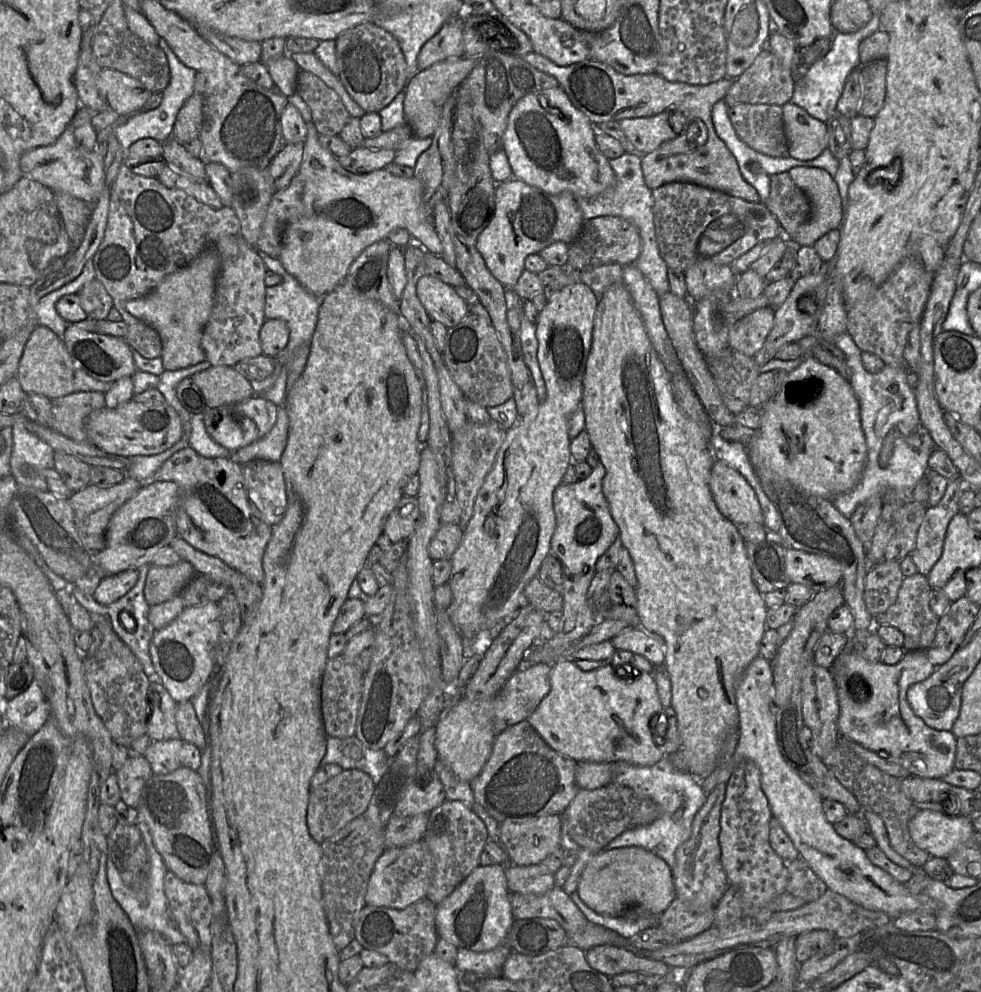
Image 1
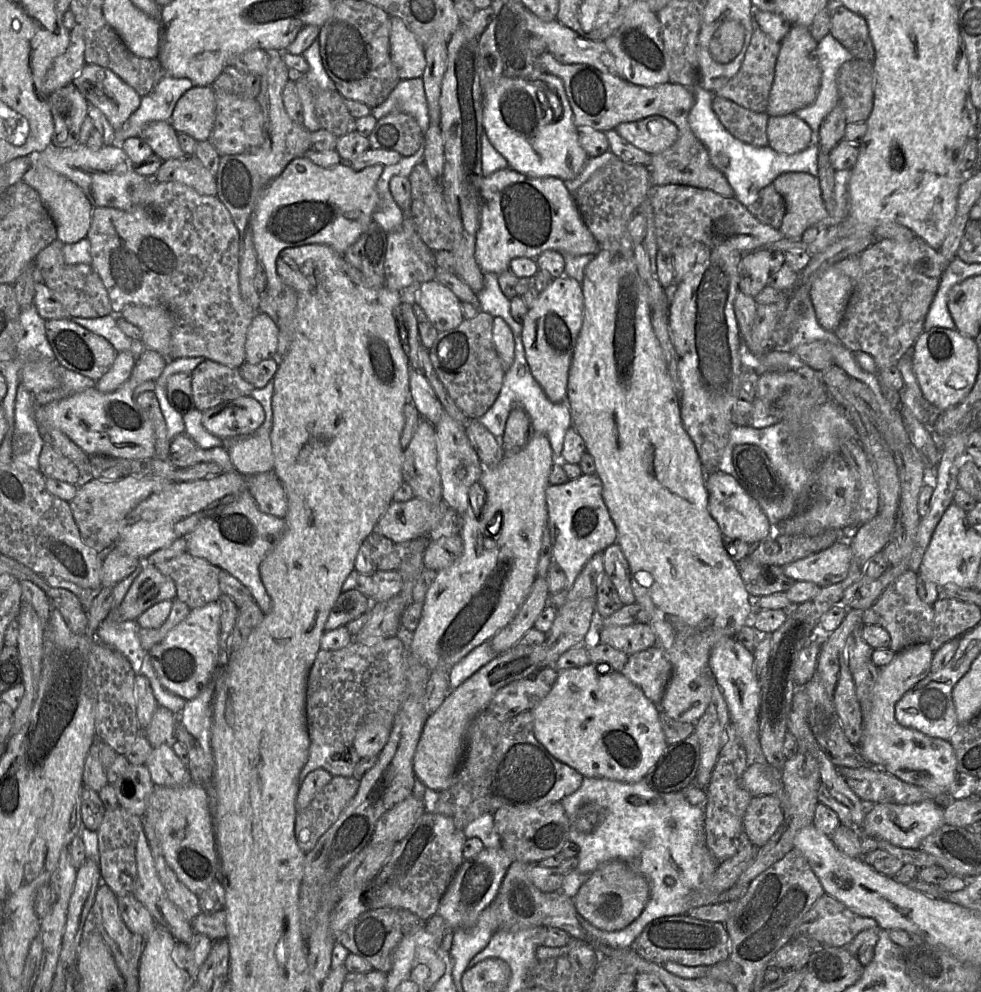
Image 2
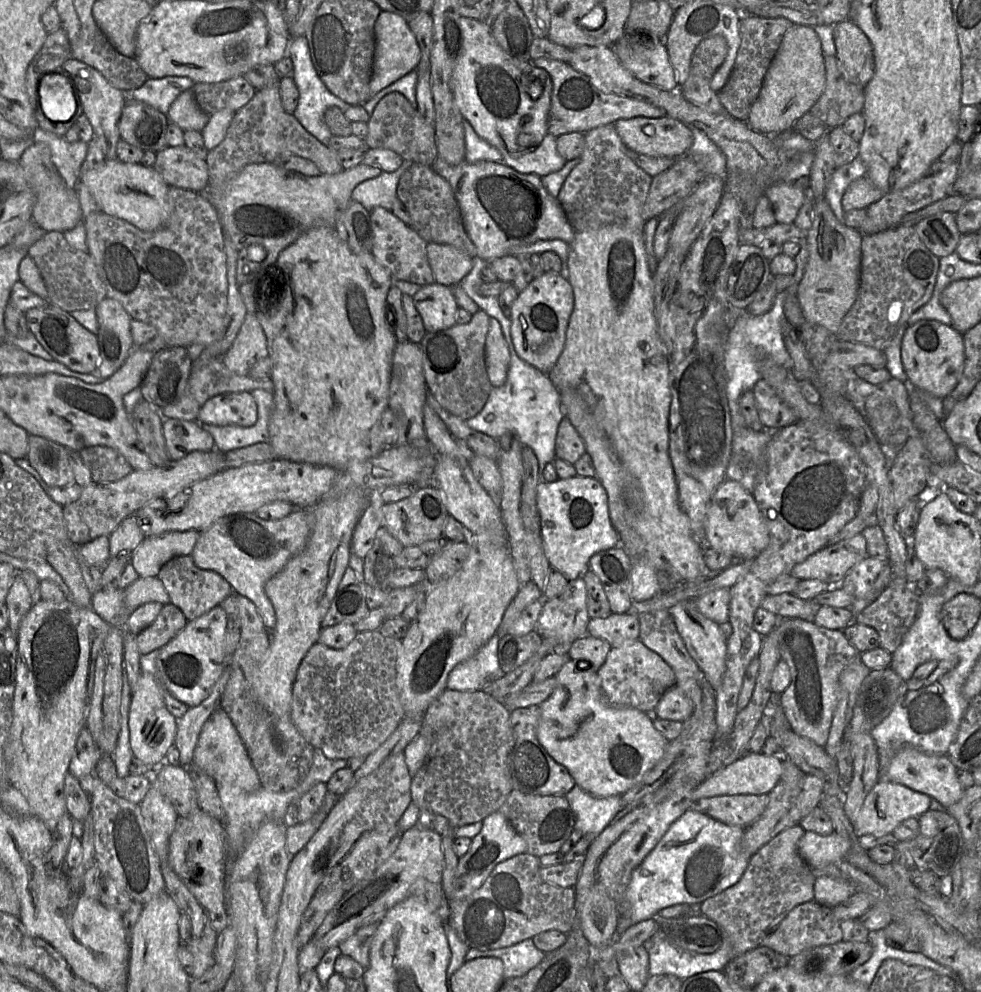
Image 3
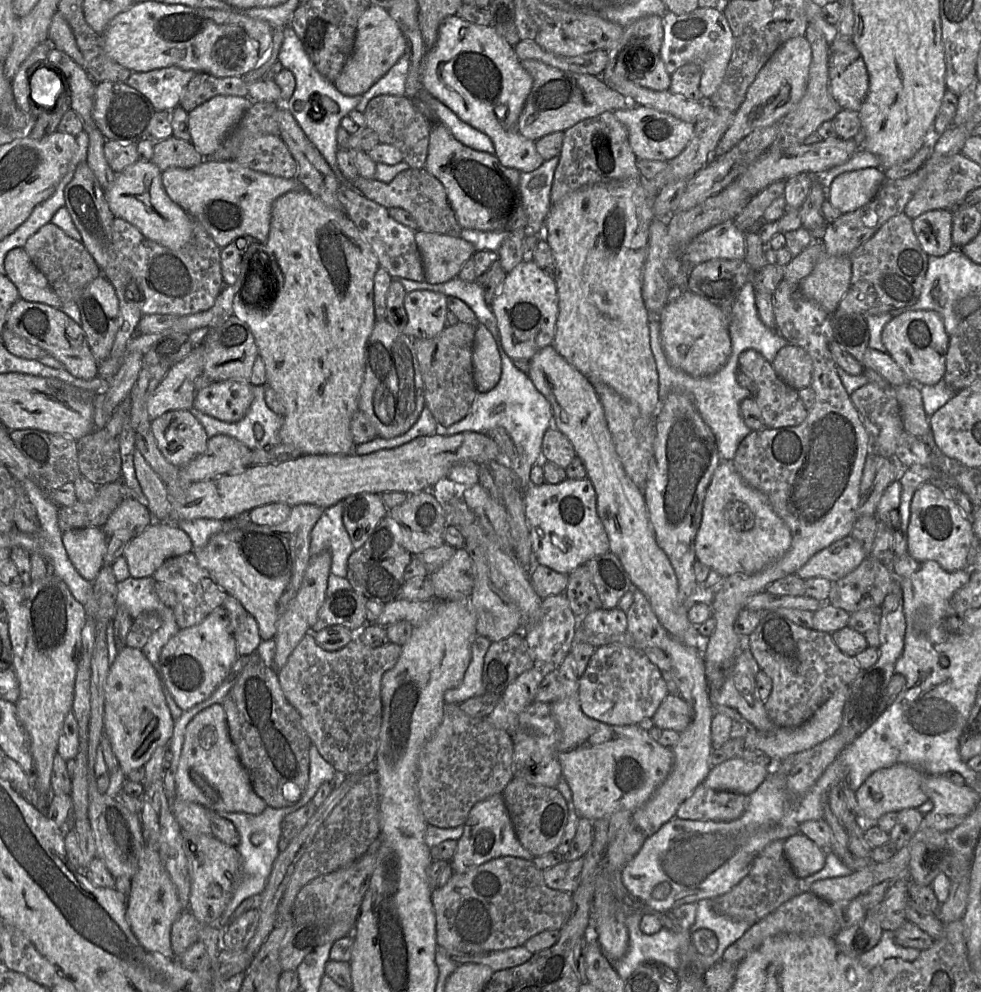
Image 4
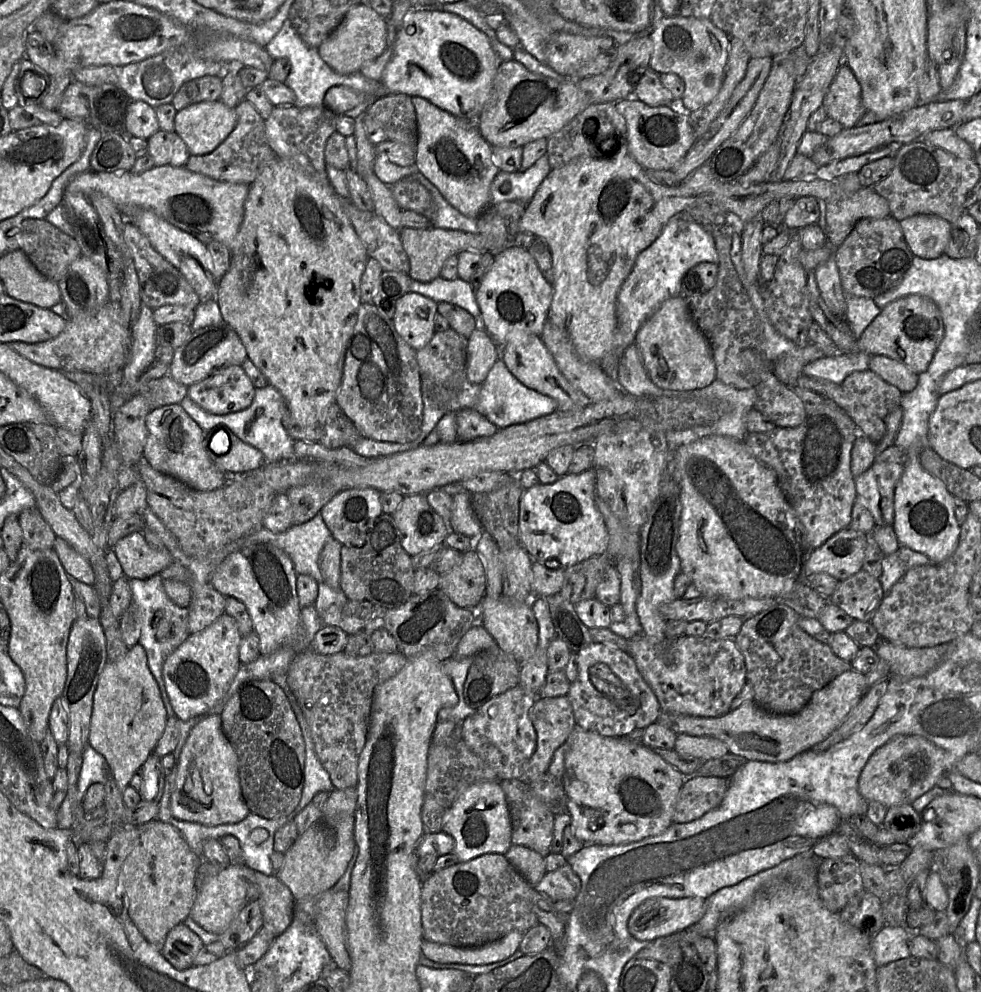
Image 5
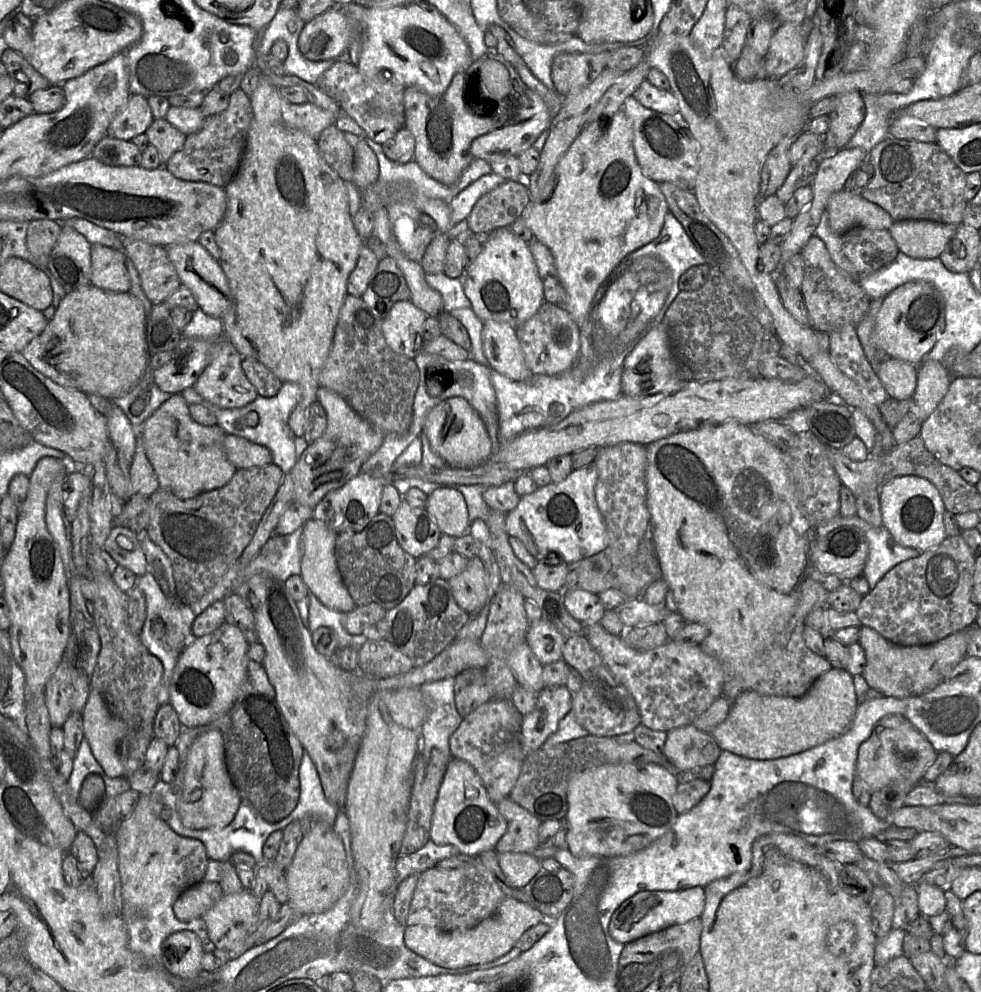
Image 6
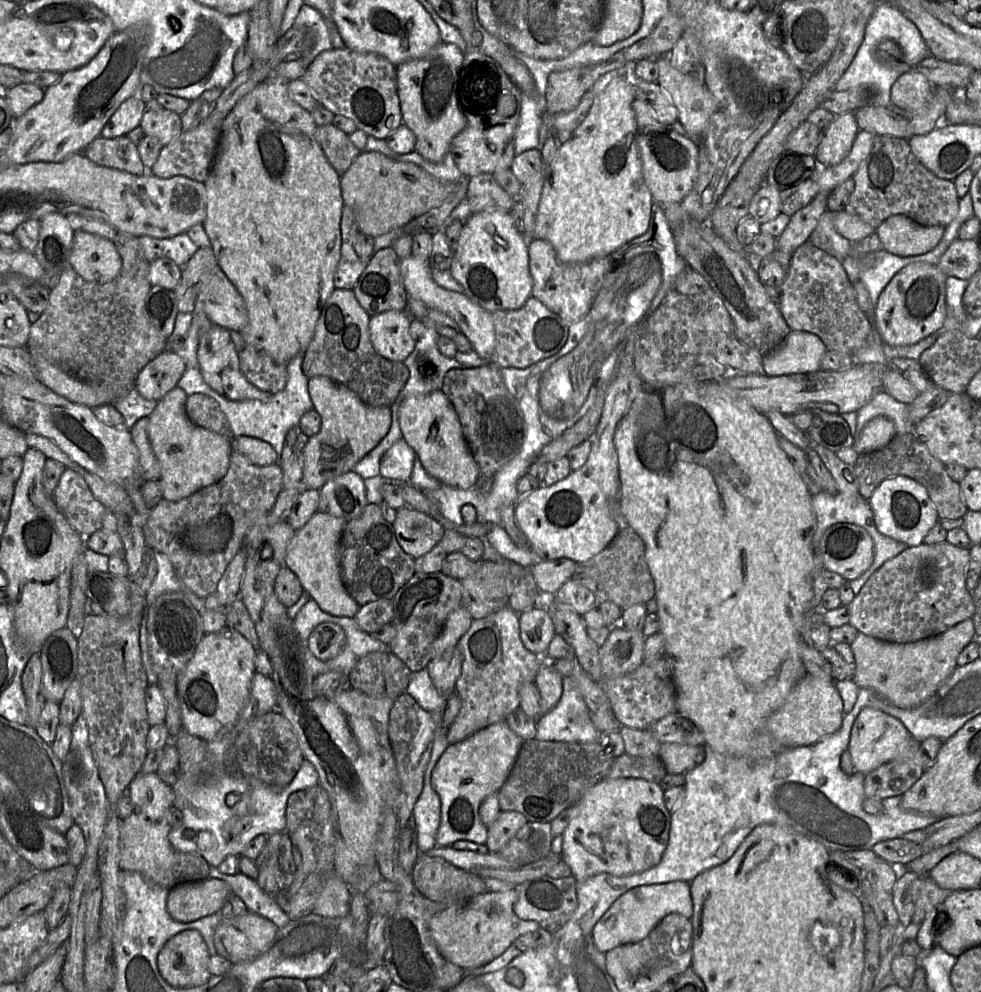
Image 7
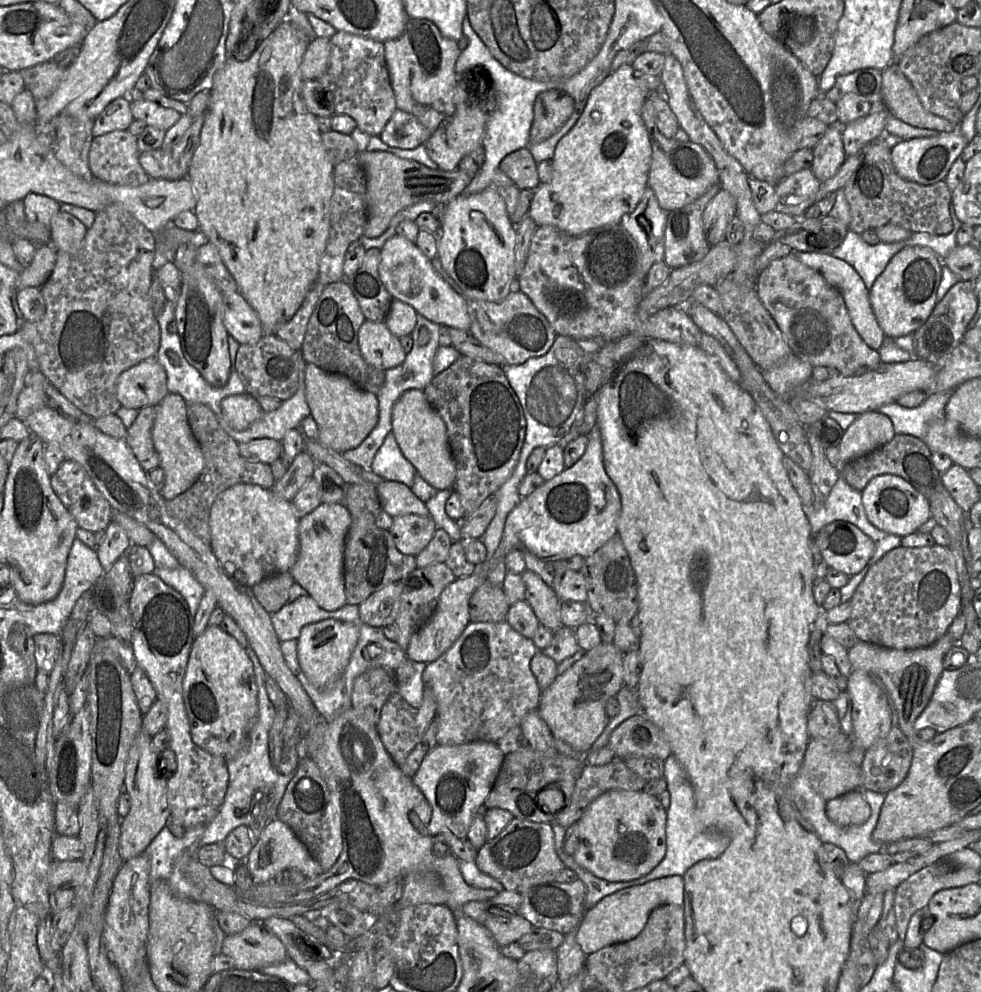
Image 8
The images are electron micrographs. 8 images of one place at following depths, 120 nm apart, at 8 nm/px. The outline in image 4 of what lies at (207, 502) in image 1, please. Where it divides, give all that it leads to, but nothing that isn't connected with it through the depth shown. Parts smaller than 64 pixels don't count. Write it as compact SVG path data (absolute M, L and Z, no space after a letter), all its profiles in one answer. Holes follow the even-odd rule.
M190 411L166 412L151 422L151 430L164 457L178 468L207 449L207 433ZM313 504L295 505L291 507L288 519L275 526L257 525L249 517L249 521L243 526L230 531L221 531L210 538L204 547L194 551L200 567L206 570L228 595L237 598L246 612L256 619L262 641L275 638L281 607L287 605L301 586L303 576L311 559L311 531L323 511L323 508Z

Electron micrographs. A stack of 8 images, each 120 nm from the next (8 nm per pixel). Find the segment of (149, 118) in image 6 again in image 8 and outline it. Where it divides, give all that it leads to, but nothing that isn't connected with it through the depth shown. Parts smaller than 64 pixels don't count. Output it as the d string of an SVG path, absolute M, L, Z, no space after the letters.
M128 97L117 98L96 117L92 135L98 137L115 130L127 130L133 120L131 100Z

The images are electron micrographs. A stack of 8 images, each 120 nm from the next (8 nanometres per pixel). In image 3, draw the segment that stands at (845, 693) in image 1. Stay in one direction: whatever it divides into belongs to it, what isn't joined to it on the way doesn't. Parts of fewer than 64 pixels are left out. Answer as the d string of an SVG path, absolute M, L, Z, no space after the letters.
M906 745L891 759L883 779L888 779L917 792L927 794L939 802L942 809L947 810L962 797L965 790L956 777L956 771L957 768L948 754L932 754L922 751L917 747Z

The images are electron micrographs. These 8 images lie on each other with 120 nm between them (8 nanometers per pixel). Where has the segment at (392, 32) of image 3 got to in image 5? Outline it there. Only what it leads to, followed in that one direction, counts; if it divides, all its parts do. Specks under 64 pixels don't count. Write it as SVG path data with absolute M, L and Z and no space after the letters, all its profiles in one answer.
M371 6L352 7L339 26L316 49L320 58L335 72L343 75L360 72L367 63L380 57L388 47L389 24L387 18Z

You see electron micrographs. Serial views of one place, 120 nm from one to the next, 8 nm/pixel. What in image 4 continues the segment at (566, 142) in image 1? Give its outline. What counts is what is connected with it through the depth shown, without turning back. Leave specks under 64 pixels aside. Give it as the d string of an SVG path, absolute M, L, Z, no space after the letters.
M458 15L445 18L439 27L434 47L423 60L421 81L423 89L431 96L450 108L462 121L490 137L495 148L494 155L503 166L520 172L531 172L545 161L537 152L535 142L525 138L517 129L533 79L522 67L514 48L491 25L476 25Z

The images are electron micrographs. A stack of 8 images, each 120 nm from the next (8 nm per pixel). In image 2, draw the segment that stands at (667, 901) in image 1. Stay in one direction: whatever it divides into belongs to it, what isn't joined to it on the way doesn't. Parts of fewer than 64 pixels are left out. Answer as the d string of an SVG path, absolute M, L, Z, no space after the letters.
M611 860L589 874L574 901L577 913L589 924L603 931L616 931L629 925L643 912L649 897L649 883L643 875L628 862Z

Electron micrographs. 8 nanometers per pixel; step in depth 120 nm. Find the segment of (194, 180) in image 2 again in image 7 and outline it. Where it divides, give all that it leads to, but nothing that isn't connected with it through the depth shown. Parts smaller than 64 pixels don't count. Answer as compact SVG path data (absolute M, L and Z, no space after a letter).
M147 109L140 123L145 135L159 139L163 146L177 138L182 131L181 116L171 110Z

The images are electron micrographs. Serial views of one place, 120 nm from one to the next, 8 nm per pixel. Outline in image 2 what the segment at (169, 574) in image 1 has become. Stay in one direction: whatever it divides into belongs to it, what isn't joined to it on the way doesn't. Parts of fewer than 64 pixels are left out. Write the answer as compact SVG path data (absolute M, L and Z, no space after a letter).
M146 564L120 604L119 618L123 621L136 620L153 605L164 600L174 600L176 594L174 581L162 574L155 565Z

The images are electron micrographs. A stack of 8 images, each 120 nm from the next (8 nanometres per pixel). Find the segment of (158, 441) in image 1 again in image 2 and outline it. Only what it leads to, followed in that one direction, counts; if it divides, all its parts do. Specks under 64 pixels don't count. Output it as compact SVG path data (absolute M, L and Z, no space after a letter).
M146 348L136 359L129 379L116 391L103 393L95 387L87 388L35 407L34 416L40 427L60 430L89 456L101 454L129 460L156 457L154 426L147 412L137 404L133 391L144 382L157 380L167 363L168 359Z

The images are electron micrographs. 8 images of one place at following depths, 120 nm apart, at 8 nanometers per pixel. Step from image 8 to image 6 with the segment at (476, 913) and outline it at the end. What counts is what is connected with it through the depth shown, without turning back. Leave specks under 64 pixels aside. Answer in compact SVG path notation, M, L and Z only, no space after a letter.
M505 897L492 916L472 929L446 933L429 926L406 926L404 943L407 948L431 963L454 969L489 963L504 956L526 930L544 920L544 915L528 903Z

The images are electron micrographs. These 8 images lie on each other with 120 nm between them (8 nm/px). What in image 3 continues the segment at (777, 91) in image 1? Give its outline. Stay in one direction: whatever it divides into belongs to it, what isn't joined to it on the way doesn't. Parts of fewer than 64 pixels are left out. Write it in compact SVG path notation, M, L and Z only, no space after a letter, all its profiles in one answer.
M742 13L739 21L740 45L731 74L717 96L732 117L746 121L751 106L758 98L766 72L777 52L782 38L793 23L783 17L763 18L749 13Z

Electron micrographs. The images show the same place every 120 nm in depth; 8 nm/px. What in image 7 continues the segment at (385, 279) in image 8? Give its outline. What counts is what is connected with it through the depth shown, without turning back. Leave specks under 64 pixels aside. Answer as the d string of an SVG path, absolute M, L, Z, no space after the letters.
M411 255L400 259L399 268L404 288L410 298L421 300L429 308L436 309L451 317L458 324L460 331L469 338L476 352L485 359L491 358L496 346L491 311L482 308L464 292L455 292L439 286L432 278L429 260L421 260Z

